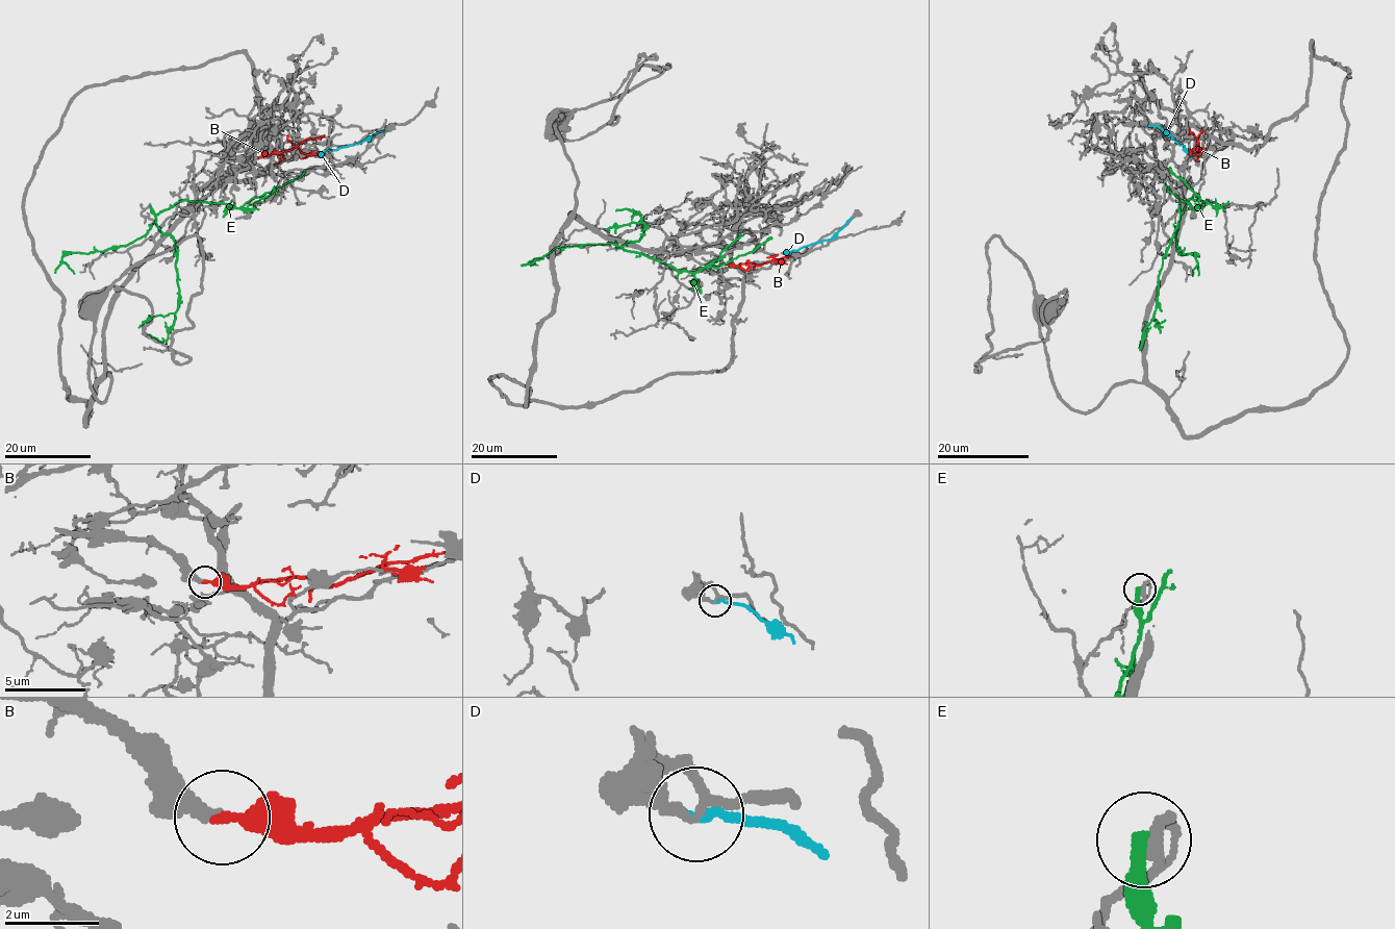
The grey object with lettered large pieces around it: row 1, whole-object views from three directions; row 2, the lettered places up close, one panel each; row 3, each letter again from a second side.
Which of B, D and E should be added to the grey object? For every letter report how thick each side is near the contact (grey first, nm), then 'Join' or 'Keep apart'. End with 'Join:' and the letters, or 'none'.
B: Thickness 360 nm (grey) against 300 nm. Keep apart
D: Thickness 160 nm (grey) against 190 nm. Keep apart
E: Thickness 380 nm (grey) against 360 nm. Keep apart
Join: none

